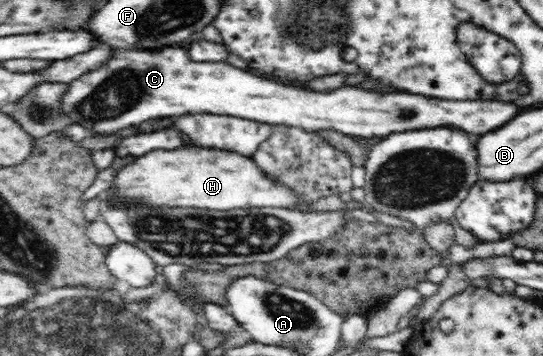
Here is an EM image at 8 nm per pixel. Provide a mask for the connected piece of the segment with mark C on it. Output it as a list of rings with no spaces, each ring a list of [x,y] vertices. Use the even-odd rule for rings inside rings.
[[[164,46],[156,50],[132,51],[113,49],[116,54],[100,68],[92,69],[84,76],[72,81],[59,98],[62,122],[81,125],[86,132],[112,134],[122,129],[136,127],[146,119],[184,114],[222,114],[242,117],[270,126],[298,127],[308,132],[338,131],[349,137],[374,142],[390,133],[435,128],[457,128],[466,133],[486,133],[506,125],[523,109],[514,102],[488,100],[447,100],[439,97],[415,96],[410,93],[382,93],[378,90],[363,90],[357,86],[343,85],[332,91],[315,91],[302,86],[278,82],[264,75],[252,74],[236,68],[226,61],[192,61],[184,48]]]

